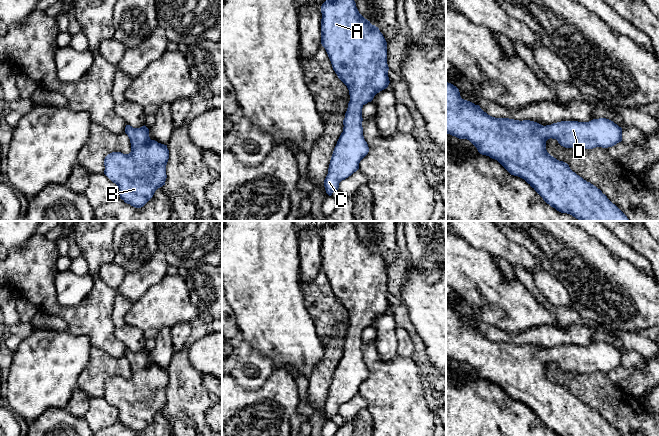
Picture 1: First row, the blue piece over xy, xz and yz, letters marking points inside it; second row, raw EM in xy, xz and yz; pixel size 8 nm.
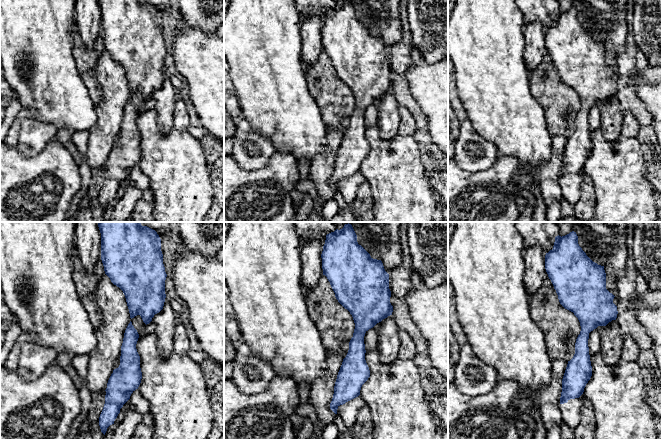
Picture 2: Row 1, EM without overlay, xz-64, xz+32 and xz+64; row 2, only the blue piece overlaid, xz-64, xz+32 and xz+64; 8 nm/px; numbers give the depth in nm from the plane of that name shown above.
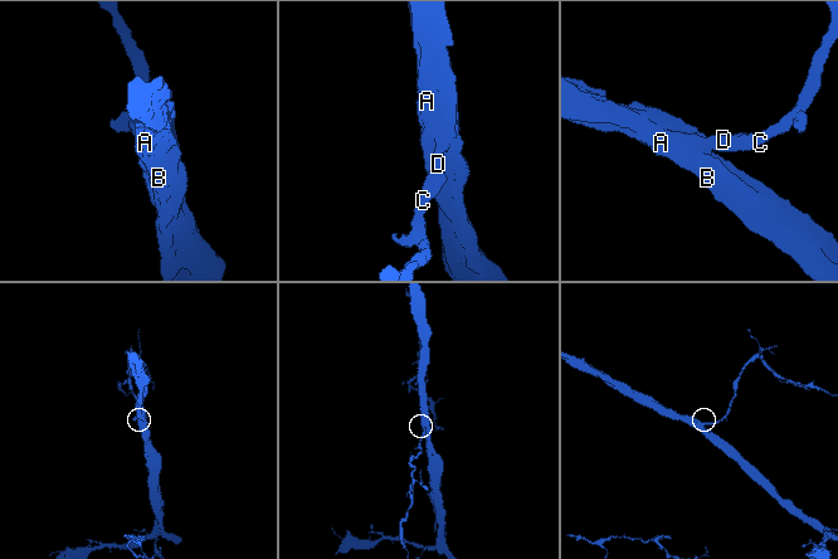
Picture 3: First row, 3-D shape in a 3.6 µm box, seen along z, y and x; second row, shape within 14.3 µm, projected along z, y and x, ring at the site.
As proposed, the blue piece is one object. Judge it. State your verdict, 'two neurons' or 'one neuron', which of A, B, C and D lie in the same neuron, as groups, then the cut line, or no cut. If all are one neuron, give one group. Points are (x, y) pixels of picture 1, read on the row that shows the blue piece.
one neuron; groups A B C D; cut none

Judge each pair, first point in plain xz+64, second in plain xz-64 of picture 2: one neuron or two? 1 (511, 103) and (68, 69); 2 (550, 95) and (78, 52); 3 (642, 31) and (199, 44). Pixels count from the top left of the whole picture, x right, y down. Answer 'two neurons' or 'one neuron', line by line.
1: one neuron
2: one neuron
3: two neurons

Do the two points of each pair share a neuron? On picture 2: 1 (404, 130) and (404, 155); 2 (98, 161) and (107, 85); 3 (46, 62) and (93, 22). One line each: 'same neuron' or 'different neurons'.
1: different neurons
2: same neuron
3: different neurons

